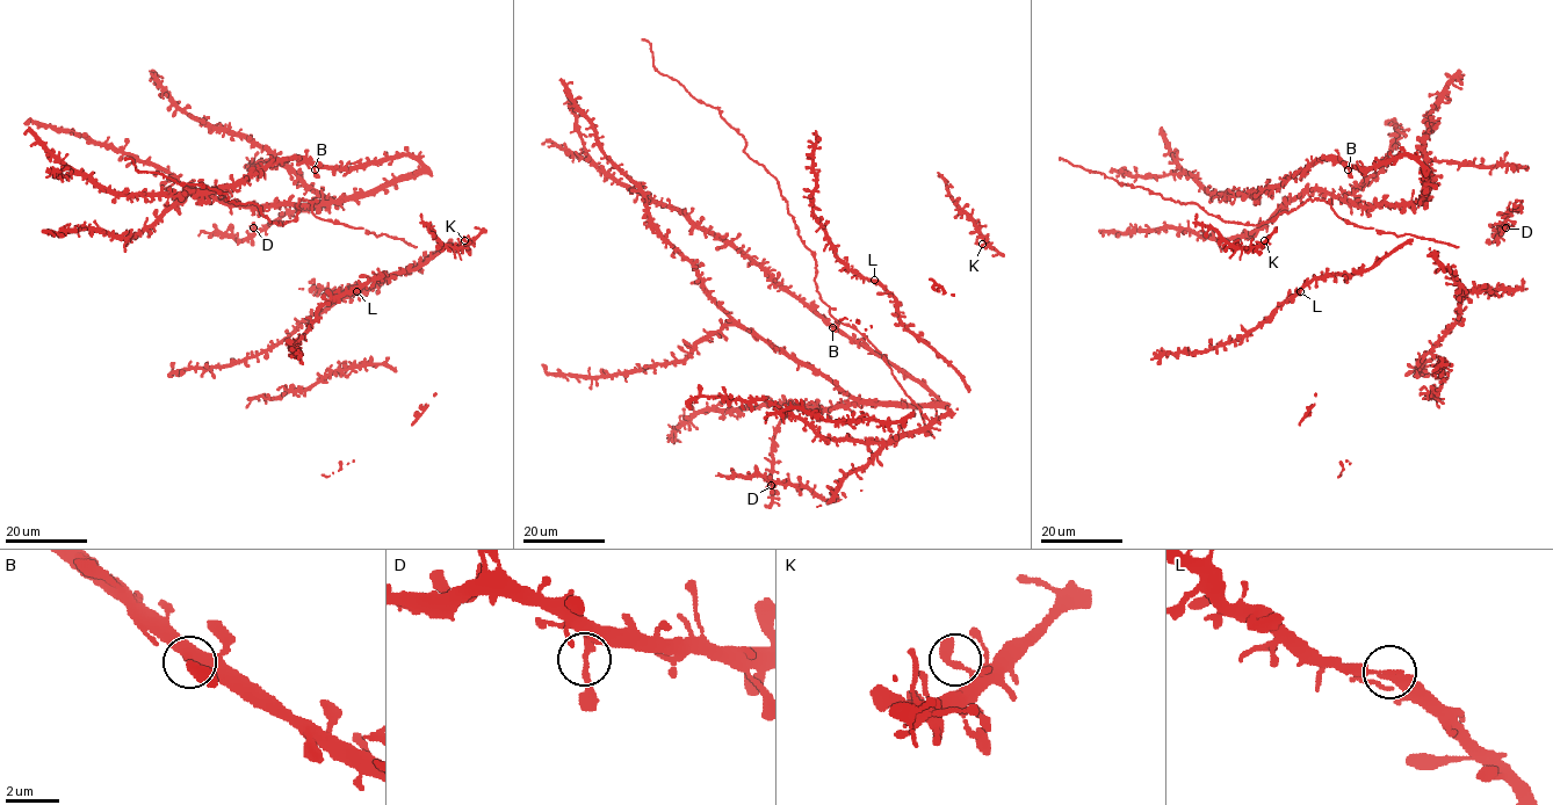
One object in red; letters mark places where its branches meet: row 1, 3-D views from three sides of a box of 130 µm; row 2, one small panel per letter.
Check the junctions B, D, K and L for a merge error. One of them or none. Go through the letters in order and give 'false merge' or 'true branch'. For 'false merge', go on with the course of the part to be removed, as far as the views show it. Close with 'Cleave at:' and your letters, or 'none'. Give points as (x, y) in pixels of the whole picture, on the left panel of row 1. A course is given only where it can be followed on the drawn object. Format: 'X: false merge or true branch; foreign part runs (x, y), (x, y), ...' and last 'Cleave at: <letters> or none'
B: true branch
D: true branch
K: true branch
L: true branch
Cleave at: none

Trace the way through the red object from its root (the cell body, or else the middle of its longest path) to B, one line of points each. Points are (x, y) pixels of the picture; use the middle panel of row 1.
B: (881, 401), (937, 404), (939, 401), (923, 385), (832, 327)

